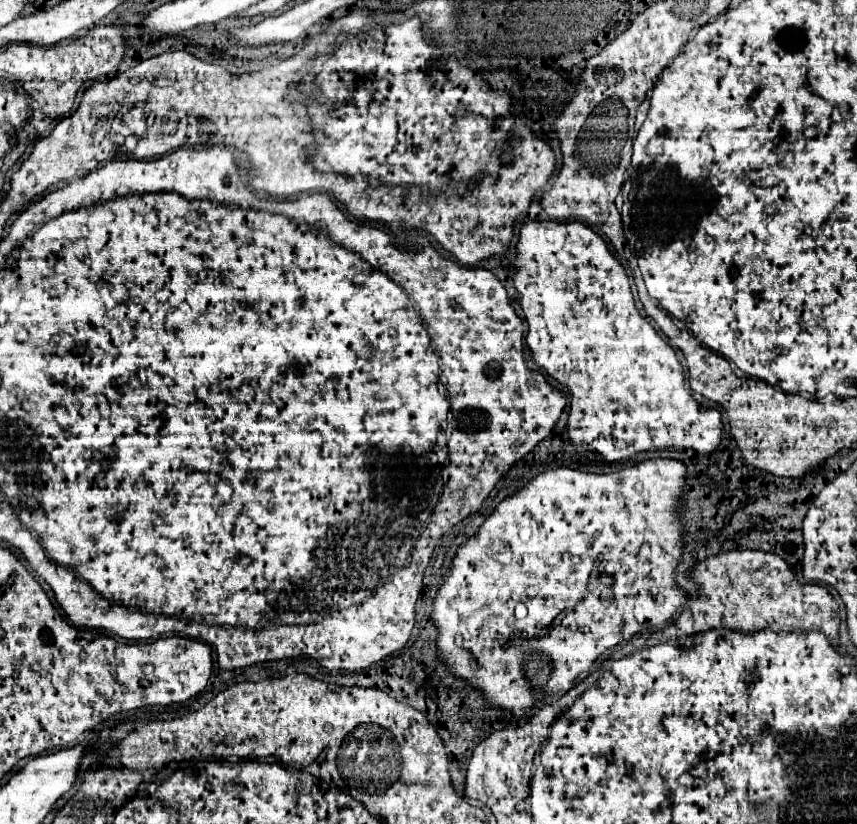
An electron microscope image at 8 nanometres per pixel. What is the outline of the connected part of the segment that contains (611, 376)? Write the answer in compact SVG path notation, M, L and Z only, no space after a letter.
M556 220L524 222L516 244L512 280L528 322L526 346L532 362L570 390L566 432L572 446L584 446L606 462L616 462L652 448L692 448L706 456L718 448L722 440L720 412L716 408L702 408L682 386L684 374L674 350L640 316L624 266L590 226Z

